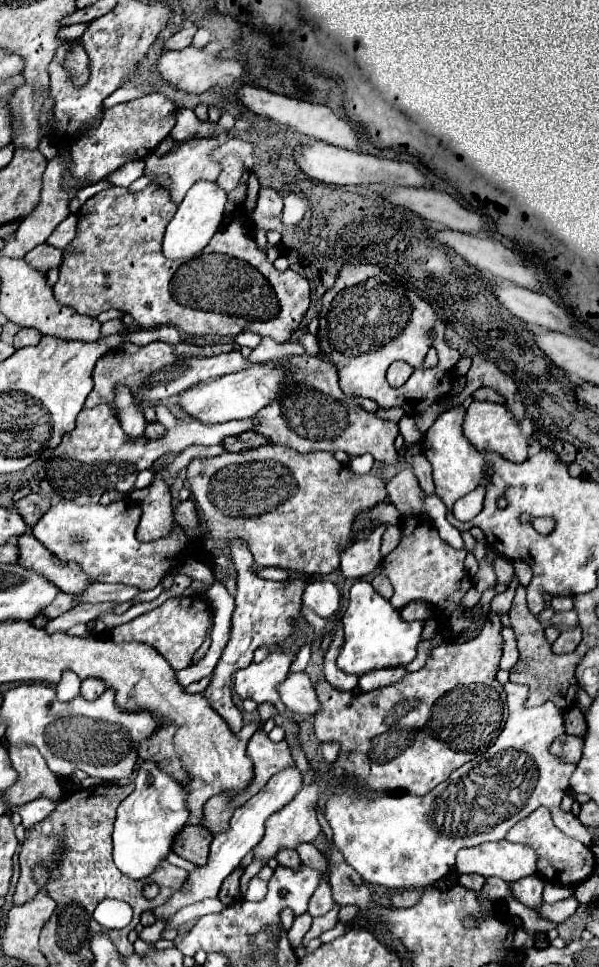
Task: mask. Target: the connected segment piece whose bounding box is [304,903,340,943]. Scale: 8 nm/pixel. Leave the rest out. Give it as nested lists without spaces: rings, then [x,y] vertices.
[[[334,903],[334,905],[332,905],[332,909],[330,909],[328,913],[324,913],[324,915],[320,915],[320,917],[316,917],[316,919],[312,921],[310,931],[308,931],[308,933],[306,933],[306,937],[304,937],[304,943],[308,943],[310,939],[318,937],[322,931],[332,929],[332,927],[338,923],[338,909],[340,909],[340,907]]]

